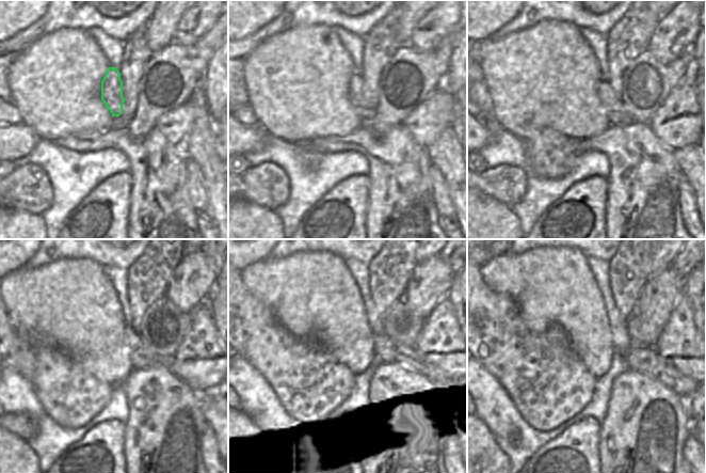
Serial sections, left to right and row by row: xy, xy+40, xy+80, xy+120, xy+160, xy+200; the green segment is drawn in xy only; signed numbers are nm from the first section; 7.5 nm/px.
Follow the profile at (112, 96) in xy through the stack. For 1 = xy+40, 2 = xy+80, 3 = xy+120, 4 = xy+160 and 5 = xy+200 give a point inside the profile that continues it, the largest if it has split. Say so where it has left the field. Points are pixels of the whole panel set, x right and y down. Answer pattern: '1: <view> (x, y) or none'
1: xy+40 (356, 84)
2: xy+80 (616, 117)
3: xy+120 (142, 357)
4: xy+160 (384, 352)
5: xy+200 (645, 360)

